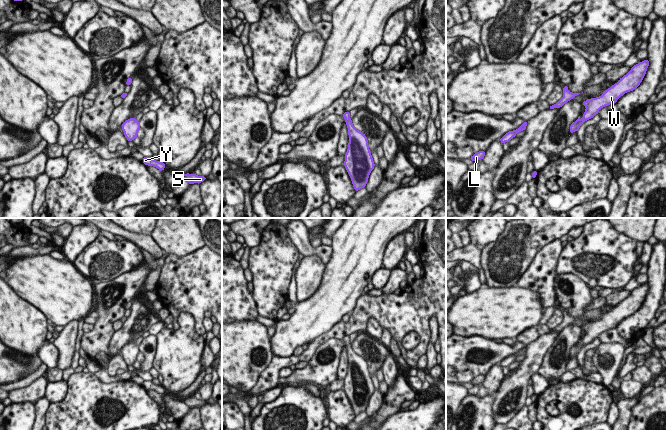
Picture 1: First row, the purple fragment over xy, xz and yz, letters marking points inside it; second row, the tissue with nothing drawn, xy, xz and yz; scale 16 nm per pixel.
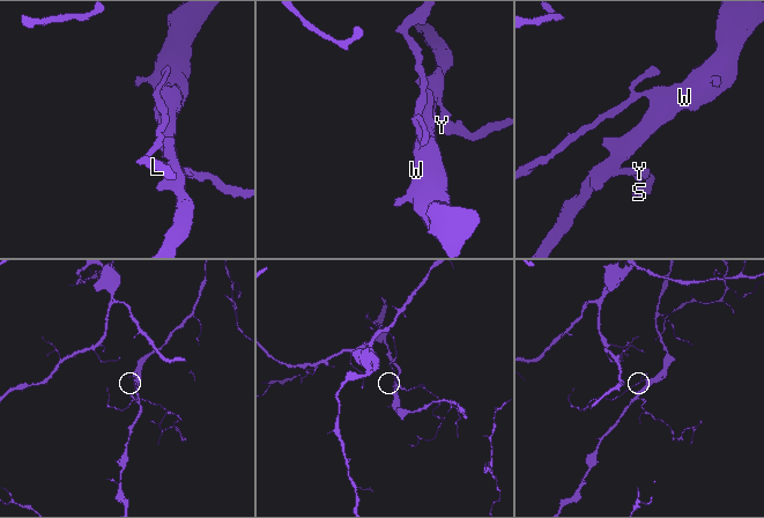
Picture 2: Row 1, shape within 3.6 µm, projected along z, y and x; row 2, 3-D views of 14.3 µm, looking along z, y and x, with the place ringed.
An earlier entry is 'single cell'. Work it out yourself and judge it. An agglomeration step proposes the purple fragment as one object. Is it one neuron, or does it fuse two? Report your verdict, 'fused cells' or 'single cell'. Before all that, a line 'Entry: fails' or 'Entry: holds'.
Entry: holds
single cell

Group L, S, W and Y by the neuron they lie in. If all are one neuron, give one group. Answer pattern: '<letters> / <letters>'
L S W Y

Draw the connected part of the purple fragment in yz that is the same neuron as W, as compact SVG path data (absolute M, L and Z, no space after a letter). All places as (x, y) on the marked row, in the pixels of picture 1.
M648 59L639 62L631 68L631 71L624 75L620 80L608 88L604 93L597 97L584 101L582 104L586 107L583 119L578 119L570 126L570 135L574 131L578 131L580 126L587 120L593 118L598 114L602 107L608 106L617 102L617 100L625 93L636 89L646 74L646 70L649 66Z

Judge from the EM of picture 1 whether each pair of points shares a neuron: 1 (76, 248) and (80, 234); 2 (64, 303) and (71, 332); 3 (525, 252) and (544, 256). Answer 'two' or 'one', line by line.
1: one
2: two
3: two

